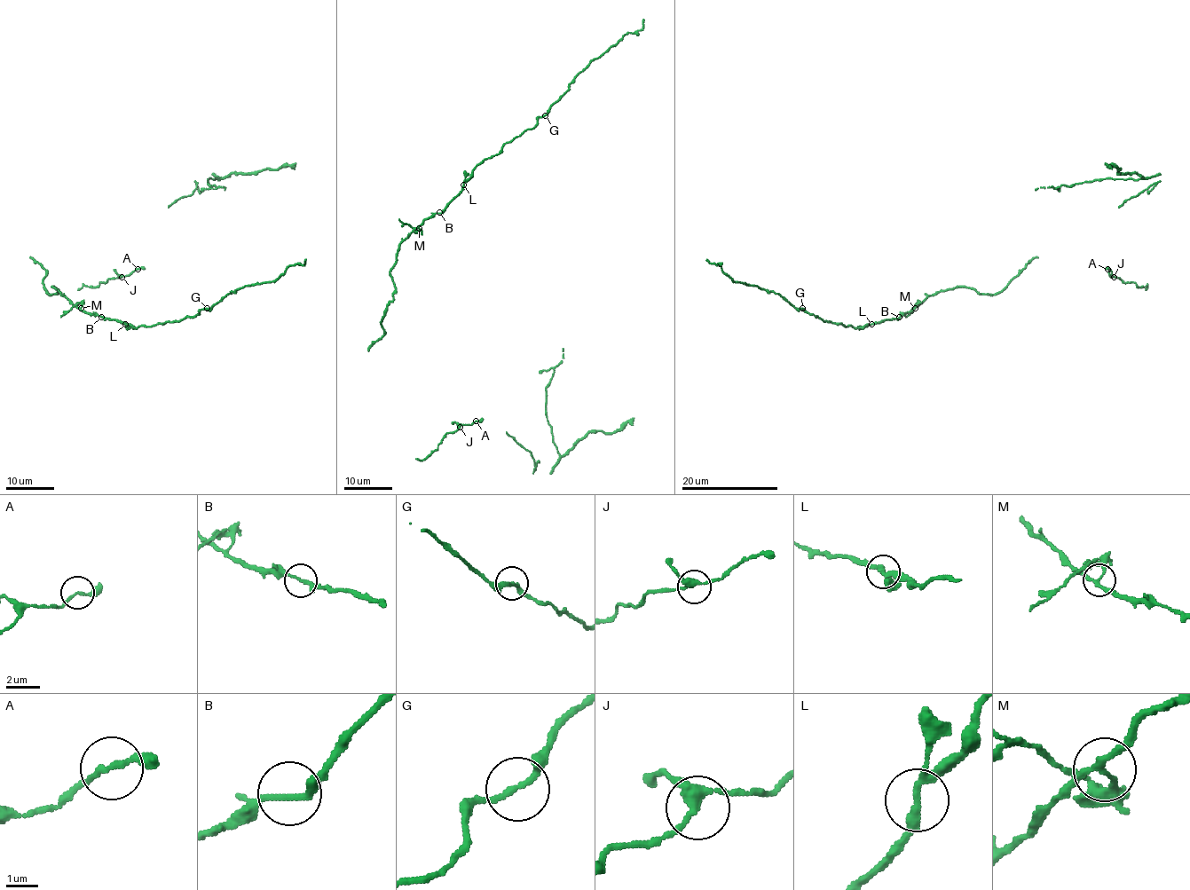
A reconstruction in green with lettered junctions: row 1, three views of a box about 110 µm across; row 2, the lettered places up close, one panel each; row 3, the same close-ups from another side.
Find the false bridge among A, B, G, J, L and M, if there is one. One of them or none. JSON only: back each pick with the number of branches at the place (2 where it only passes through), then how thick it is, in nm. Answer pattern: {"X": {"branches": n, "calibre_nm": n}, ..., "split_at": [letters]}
{"M": {"branches": 3, "calibre_nm": 170}, "split_at": ["M"]}

